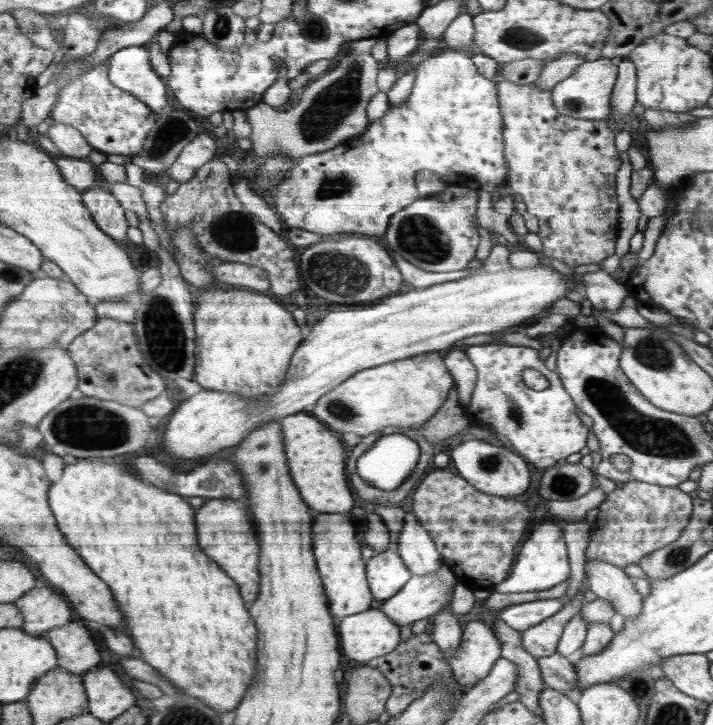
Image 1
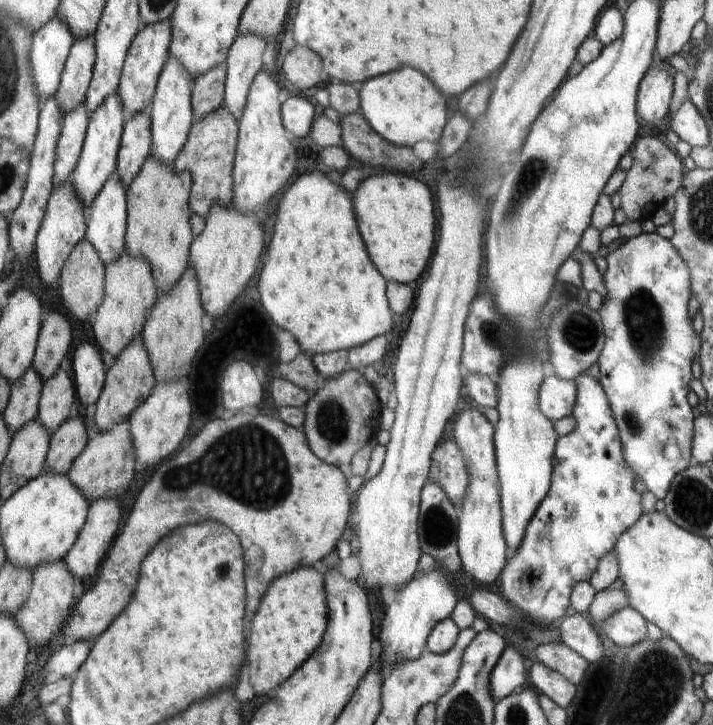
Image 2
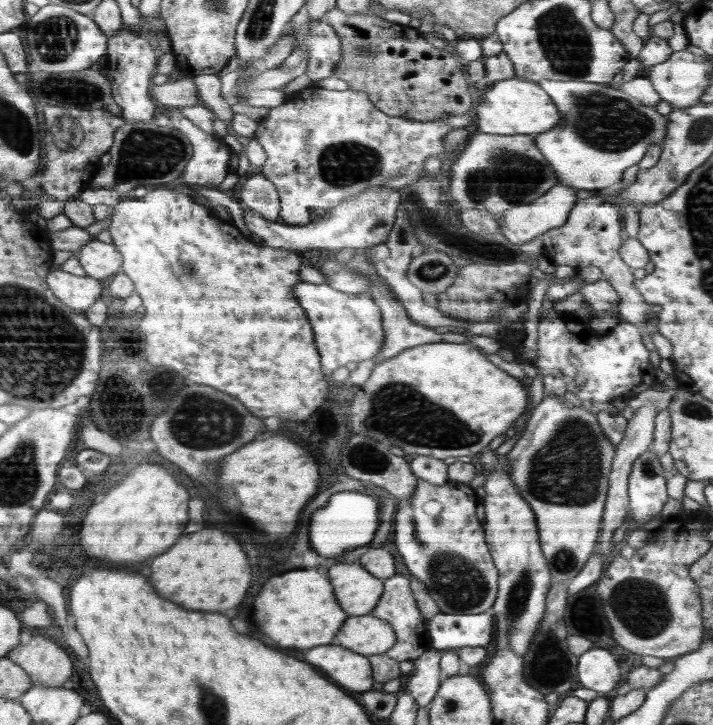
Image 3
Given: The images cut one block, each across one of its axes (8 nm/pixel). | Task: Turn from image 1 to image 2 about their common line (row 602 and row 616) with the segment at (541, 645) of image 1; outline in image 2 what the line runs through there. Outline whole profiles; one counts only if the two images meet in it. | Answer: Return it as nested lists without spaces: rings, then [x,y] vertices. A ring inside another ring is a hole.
[[[574,613],[564,617],[556,626],[562,643],[581,654],[589,663],[598,662],[604,654],[600,635],[586,615]]]

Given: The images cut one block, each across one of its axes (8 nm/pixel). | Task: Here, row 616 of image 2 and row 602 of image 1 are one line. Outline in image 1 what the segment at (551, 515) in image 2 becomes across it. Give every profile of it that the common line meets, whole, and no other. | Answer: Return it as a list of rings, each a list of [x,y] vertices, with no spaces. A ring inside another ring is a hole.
[[[563,598],[540,599],[534,602],[522,602],[502,609],[498,616],[504,624],[522,633],[537,626],[540,622],[552,618],[564,606]]]

